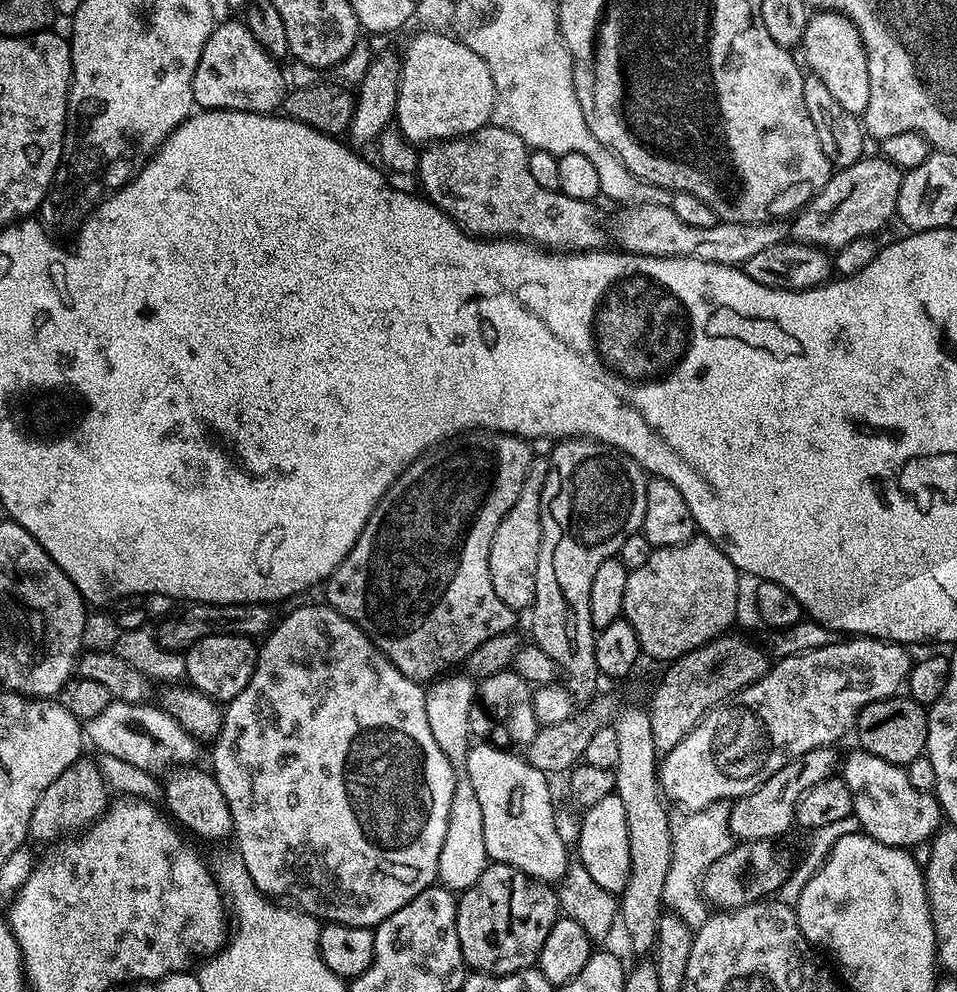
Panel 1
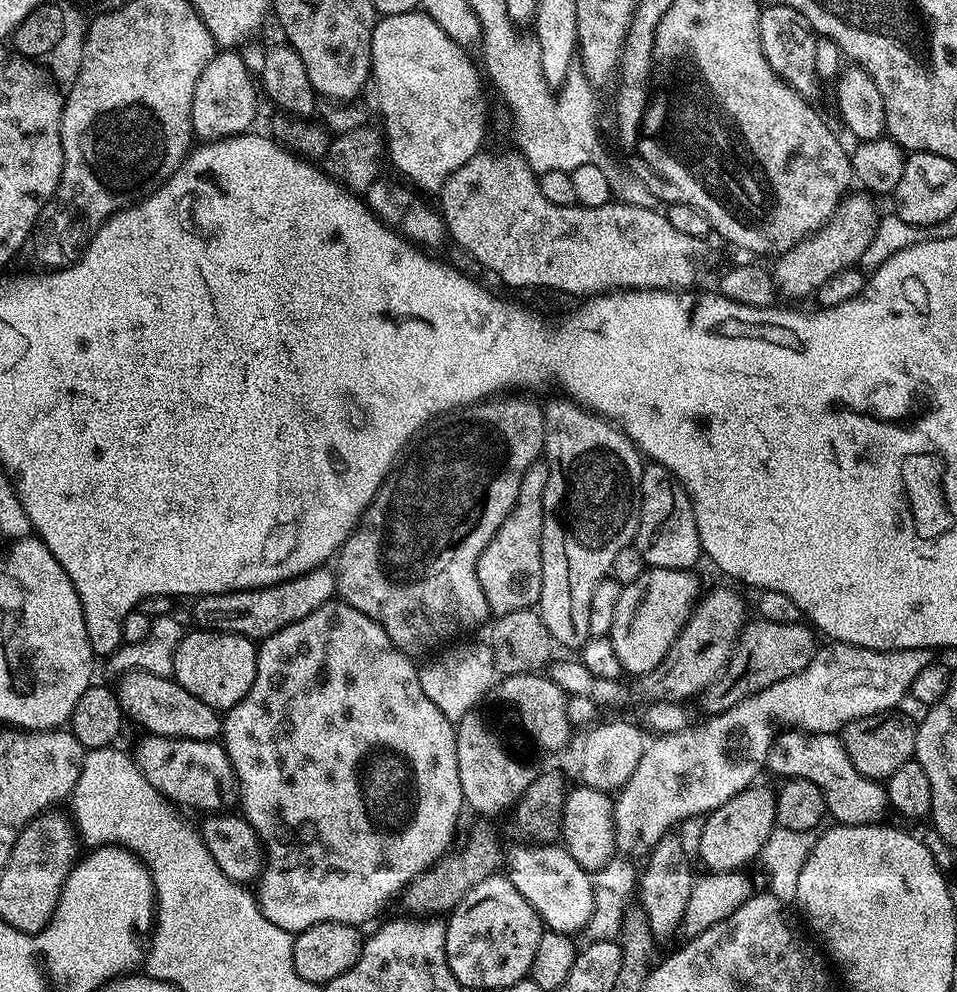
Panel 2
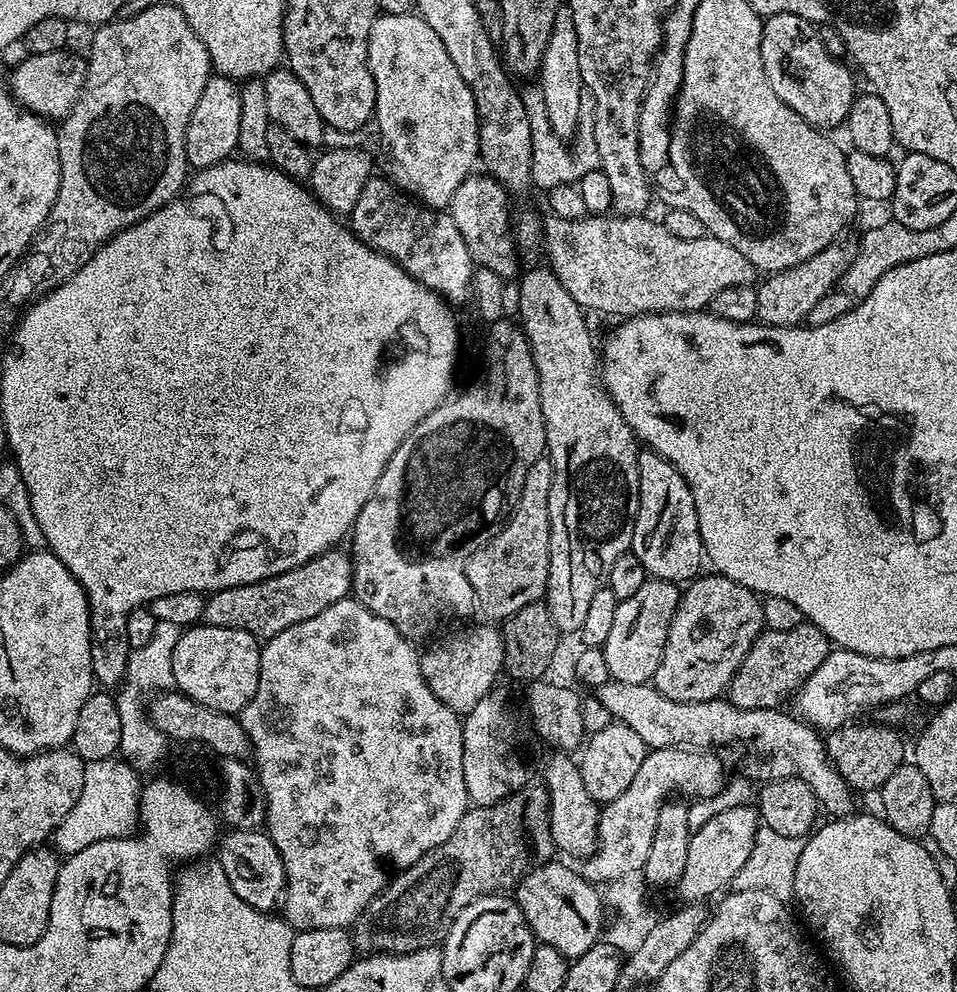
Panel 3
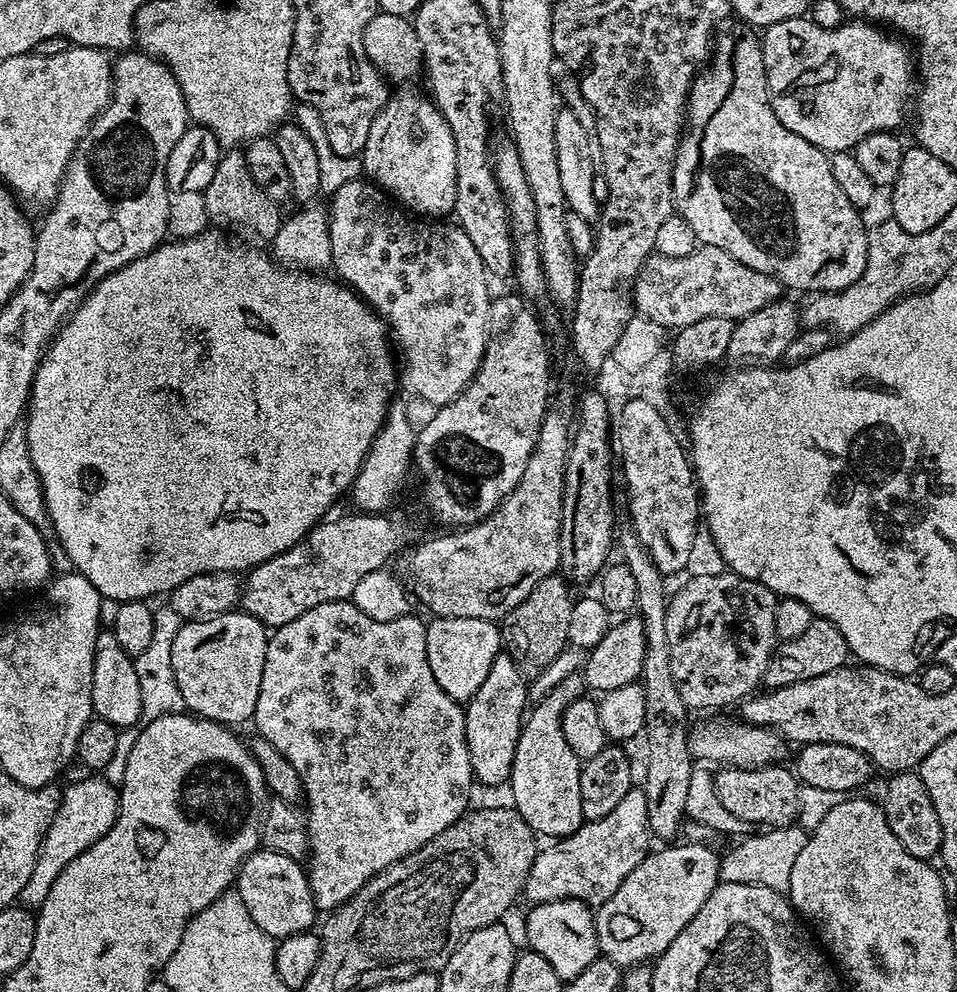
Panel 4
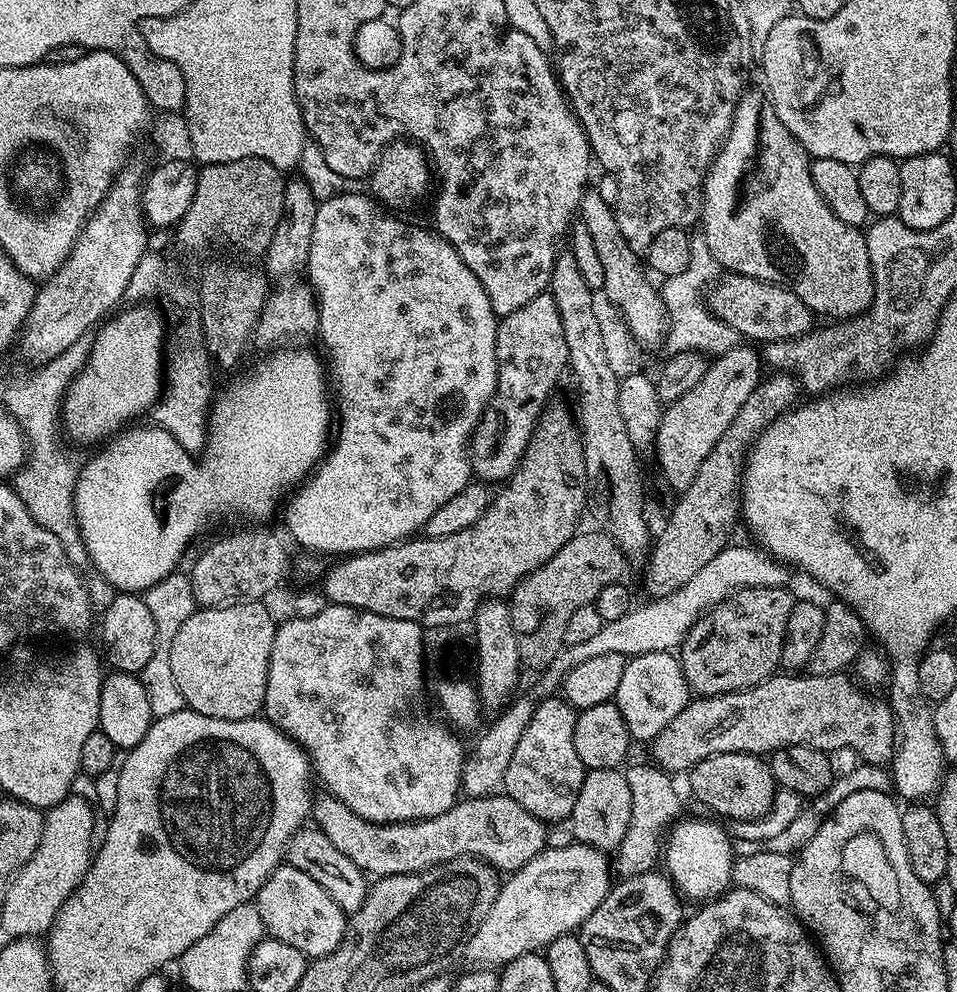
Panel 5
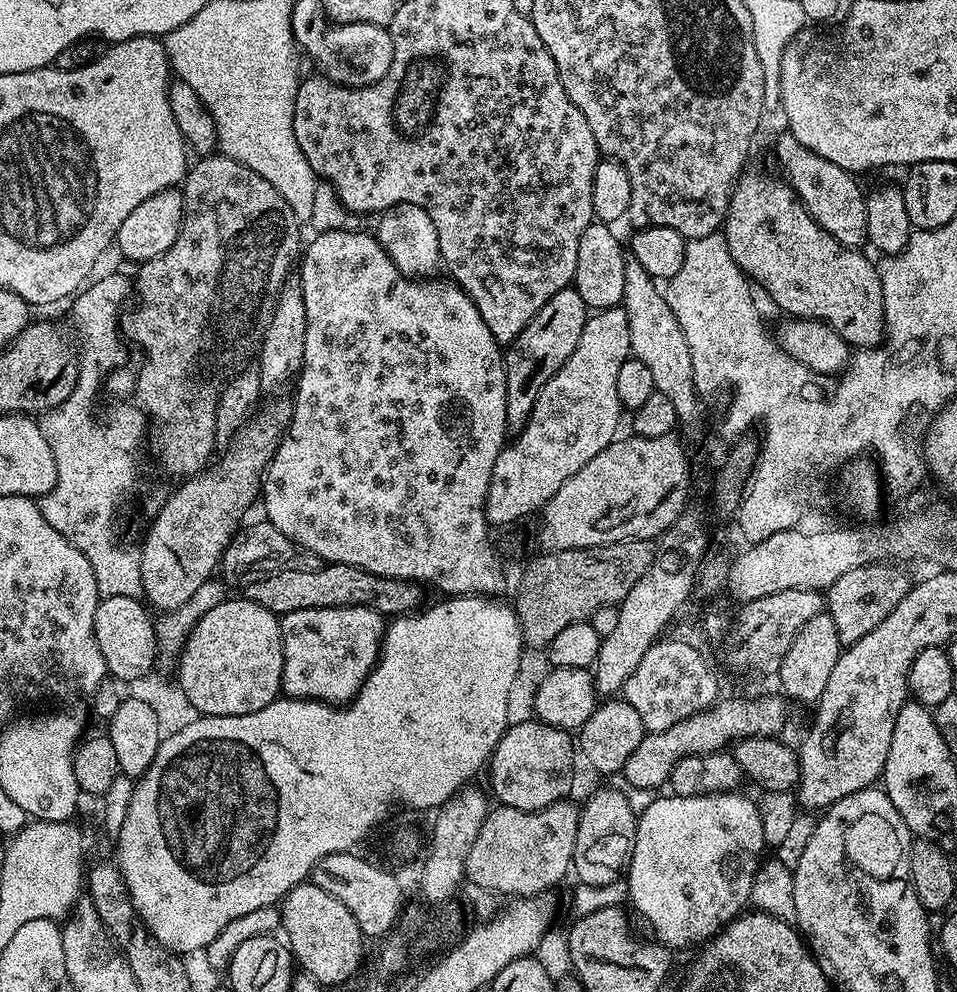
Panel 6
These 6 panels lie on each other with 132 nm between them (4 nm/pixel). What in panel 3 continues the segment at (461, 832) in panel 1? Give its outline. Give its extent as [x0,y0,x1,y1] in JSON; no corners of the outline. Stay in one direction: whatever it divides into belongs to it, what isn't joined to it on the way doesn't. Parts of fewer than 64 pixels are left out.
[420,625,503,715]

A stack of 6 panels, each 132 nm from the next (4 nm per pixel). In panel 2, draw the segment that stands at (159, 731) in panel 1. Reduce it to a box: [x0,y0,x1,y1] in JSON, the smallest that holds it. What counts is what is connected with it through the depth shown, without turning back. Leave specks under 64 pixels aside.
[134,735,236,814]

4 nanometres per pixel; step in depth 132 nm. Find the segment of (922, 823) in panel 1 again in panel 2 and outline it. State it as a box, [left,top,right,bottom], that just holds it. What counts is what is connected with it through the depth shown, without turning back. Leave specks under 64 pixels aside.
[766,730,890,824]

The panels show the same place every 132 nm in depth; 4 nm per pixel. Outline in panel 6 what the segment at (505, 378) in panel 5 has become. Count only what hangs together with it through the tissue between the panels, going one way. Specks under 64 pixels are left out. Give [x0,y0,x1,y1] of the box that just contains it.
[504,287,589,429]

